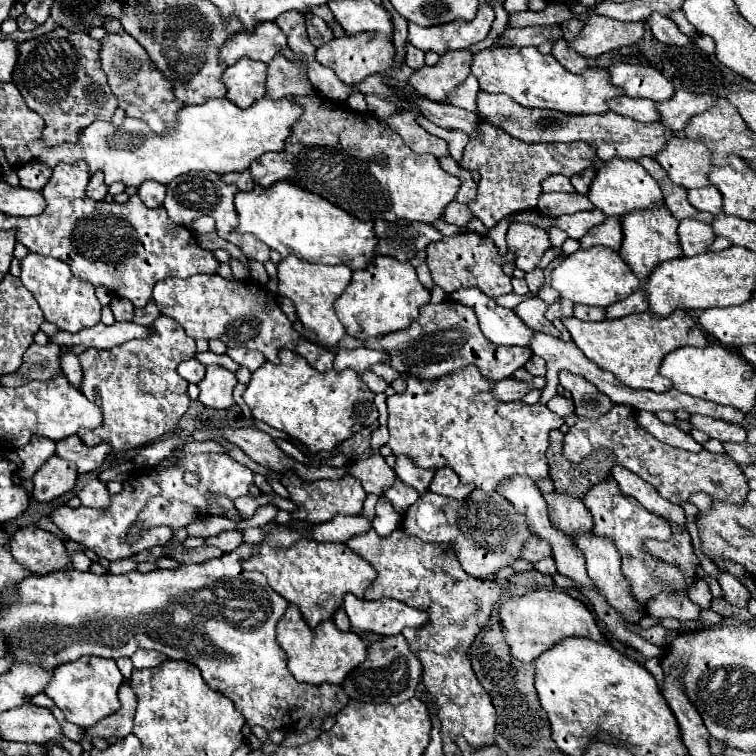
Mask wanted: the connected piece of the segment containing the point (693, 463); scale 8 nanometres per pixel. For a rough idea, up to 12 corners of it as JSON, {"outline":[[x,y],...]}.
{"outline":[[614,405],[578,417],[564,457],[582,463],[612,451],[674,505],[694,493],[742,505],[746,475],[726,455],[690,453]]}

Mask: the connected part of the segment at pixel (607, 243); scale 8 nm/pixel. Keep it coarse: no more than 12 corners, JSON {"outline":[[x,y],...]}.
{"outline":[[618,217],[590,229],[580,239],[582,249],[602,245],[618,251],[622,227]]}

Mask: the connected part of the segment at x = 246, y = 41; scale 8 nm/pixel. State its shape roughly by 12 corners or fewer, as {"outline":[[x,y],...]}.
{"outline":[[276,23],[224,41],[218,61],[226,67],[242,57],[270,63],[286,35]]}

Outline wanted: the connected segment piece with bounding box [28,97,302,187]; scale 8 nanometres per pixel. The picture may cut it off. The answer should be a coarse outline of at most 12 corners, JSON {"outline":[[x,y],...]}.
{"outline":[[222,97],[152,133],[98,119],[36,161],[84,159],[106,185],[168,185],[190,171],[246,171],[284,149],[298,103]]}

